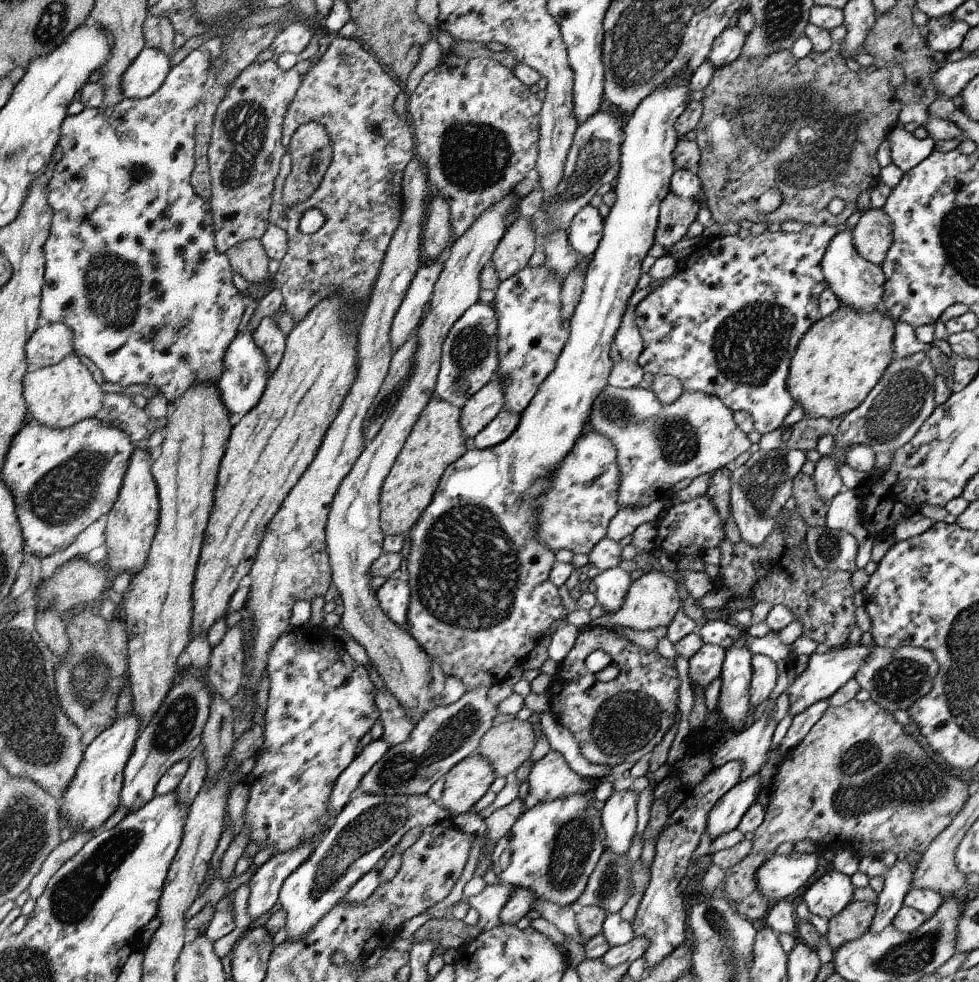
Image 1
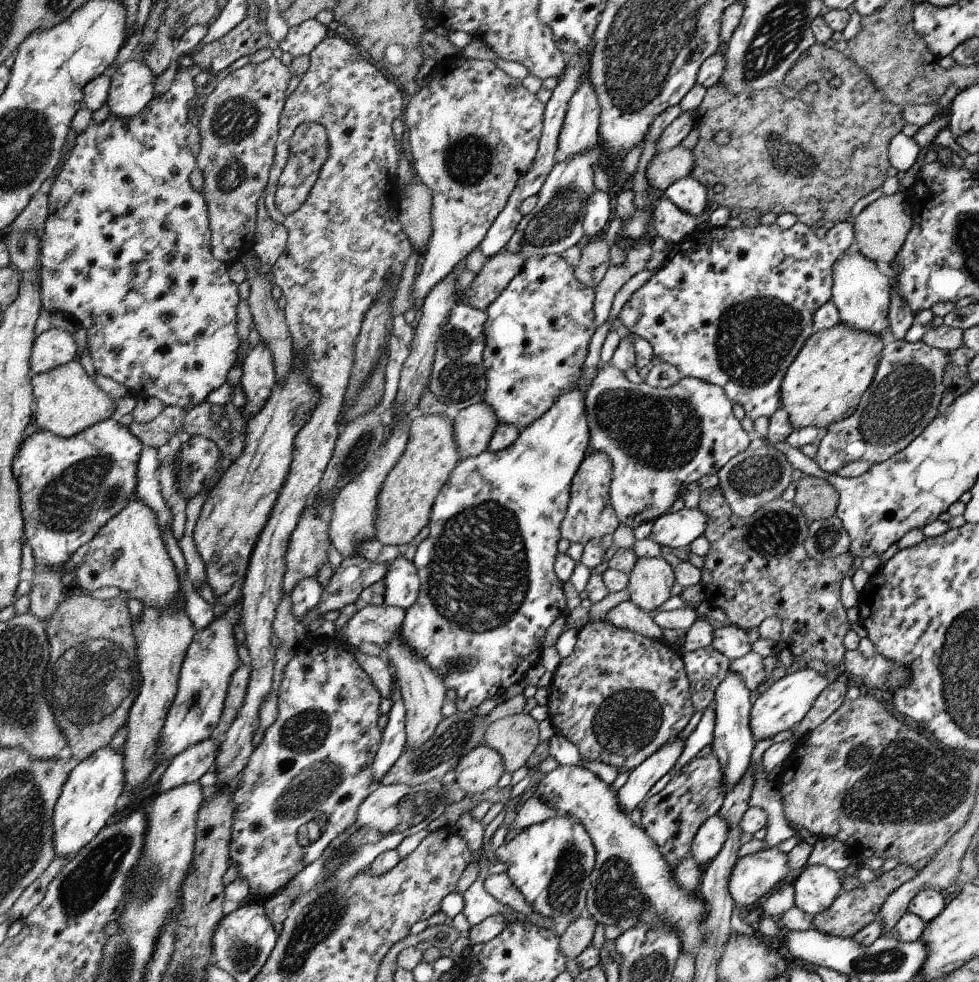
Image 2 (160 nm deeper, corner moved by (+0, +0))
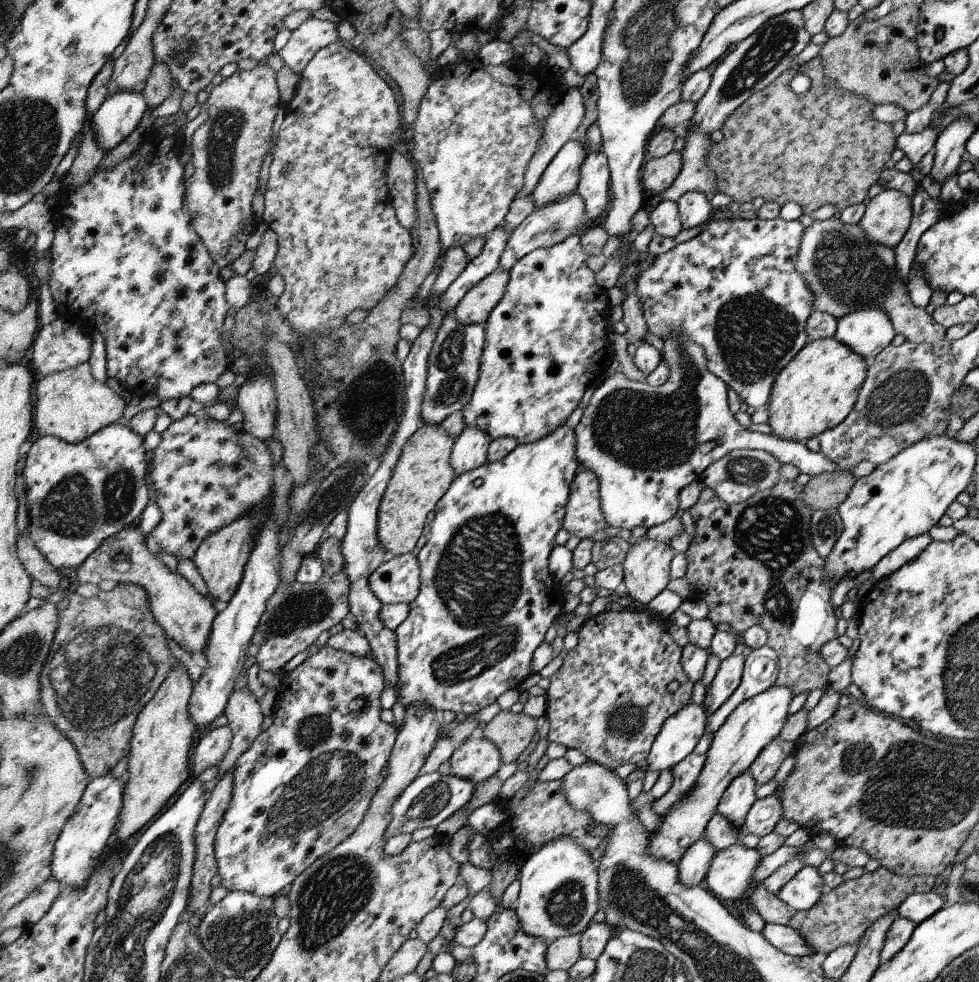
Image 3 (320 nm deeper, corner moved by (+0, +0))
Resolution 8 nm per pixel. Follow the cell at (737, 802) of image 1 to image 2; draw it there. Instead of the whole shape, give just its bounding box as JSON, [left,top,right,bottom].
[689,812,728,868]

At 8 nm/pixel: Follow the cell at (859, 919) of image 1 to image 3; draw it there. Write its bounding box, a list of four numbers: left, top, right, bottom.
[787,866,937,959]

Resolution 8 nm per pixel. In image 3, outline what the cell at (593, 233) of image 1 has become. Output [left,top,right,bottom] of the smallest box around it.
[577,151,612,223]

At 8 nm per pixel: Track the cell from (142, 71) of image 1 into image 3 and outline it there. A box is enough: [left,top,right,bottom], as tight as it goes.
[92,91,146,152]

